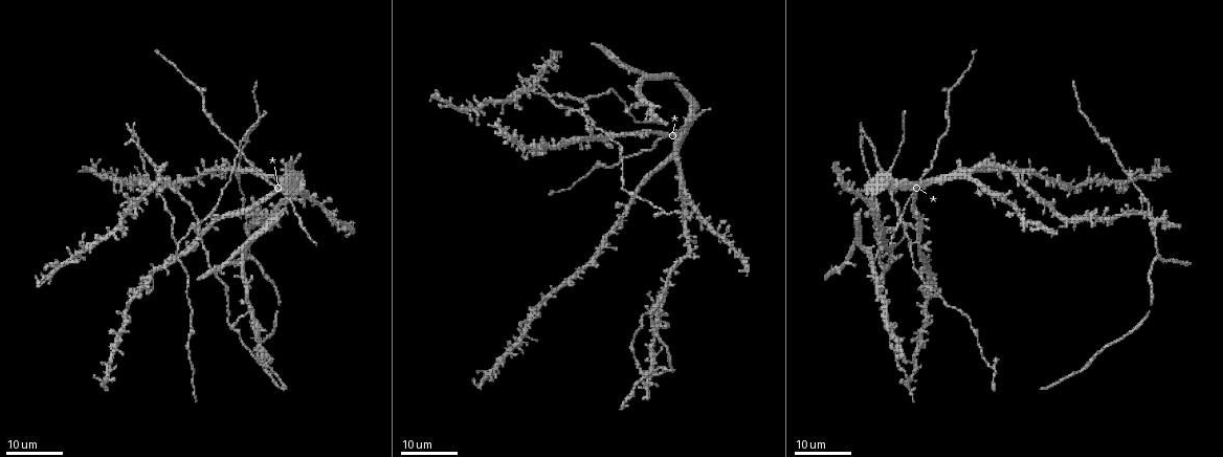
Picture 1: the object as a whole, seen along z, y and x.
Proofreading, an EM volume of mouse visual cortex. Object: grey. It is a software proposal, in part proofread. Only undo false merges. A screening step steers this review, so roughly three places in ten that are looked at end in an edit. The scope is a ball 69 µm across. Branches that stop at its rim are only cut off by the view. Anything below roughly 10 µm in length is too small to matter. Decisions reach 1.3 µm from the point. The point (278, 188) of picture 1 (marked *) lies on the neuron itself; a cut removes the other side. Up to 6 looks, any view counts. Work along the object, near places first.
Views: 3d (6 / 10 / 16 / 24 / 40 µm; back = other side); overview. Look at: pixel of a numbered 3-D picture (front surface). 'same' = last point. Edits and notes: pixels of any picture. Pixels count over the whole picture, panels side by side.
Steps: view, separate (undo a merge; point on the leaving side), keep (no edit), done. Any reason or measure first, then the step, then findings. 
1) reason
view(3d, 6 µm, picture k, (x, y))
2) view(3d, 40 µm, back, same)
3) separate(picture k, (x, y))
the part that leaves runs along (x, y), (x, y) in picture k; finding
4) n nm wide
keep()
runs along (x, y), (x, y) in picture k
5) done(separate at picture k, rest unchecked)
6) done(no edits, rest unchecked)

three arms meet
view(3d, 24 µm, picture 1, (879, 242))

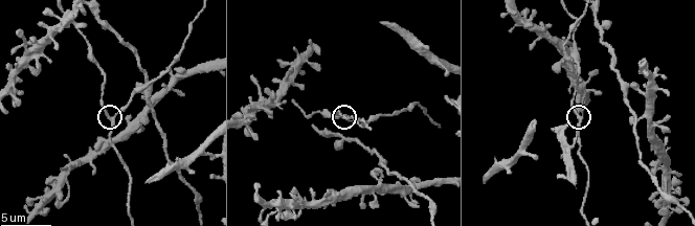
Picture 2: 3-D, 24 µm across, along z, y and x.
view(3d, 10 µm, picture 2, (113, 119))

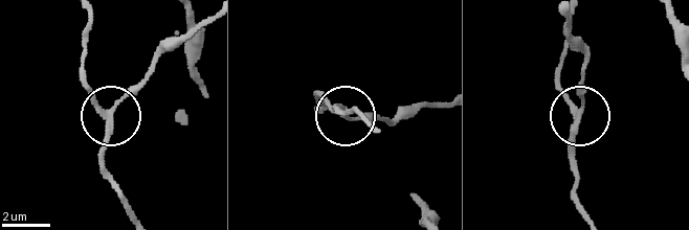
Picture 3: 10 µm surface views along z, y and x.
other side
view(3d, 10 µm, back, picture 3, (580, 116))

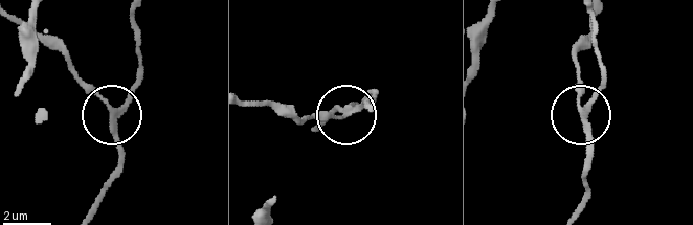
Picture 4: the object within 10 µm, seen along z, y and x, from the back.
3 arms
keep()
runs along (135, 20), (141, 80), (112, 121), (117, 174) in picture 4; all the same neuron

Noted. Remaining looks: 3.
three arms meet
view(3d, 10 µm, picture 2, (147, 93))

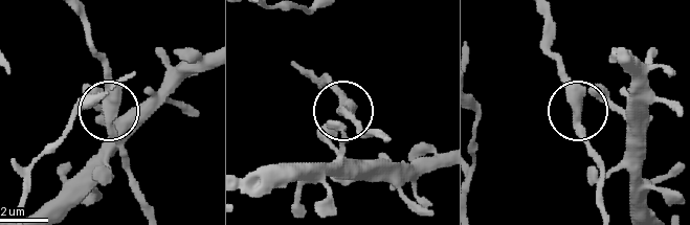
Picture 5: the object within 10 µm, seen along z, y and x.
keep()
one neuron here

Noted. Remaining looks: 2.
three-way junction
view(3d, 24 µm, picture 1, (247, 220))

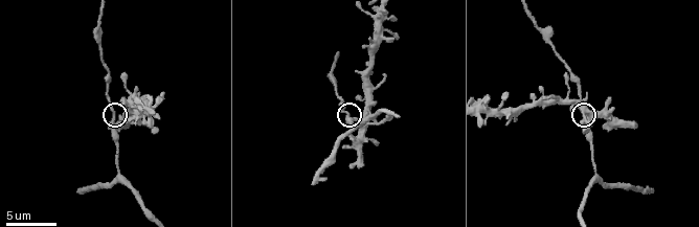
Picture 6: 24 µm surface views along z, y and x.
view(3d, 10 µm, picture 6, (113, 112))

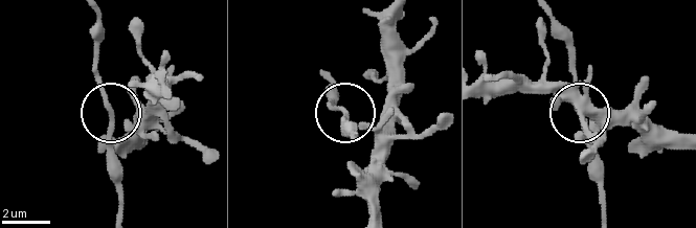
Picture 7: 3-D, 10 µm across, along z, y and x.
3 arms
keep()
continuous, no second neuron

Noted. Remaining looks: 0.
done(no edits, rest unchecked)

